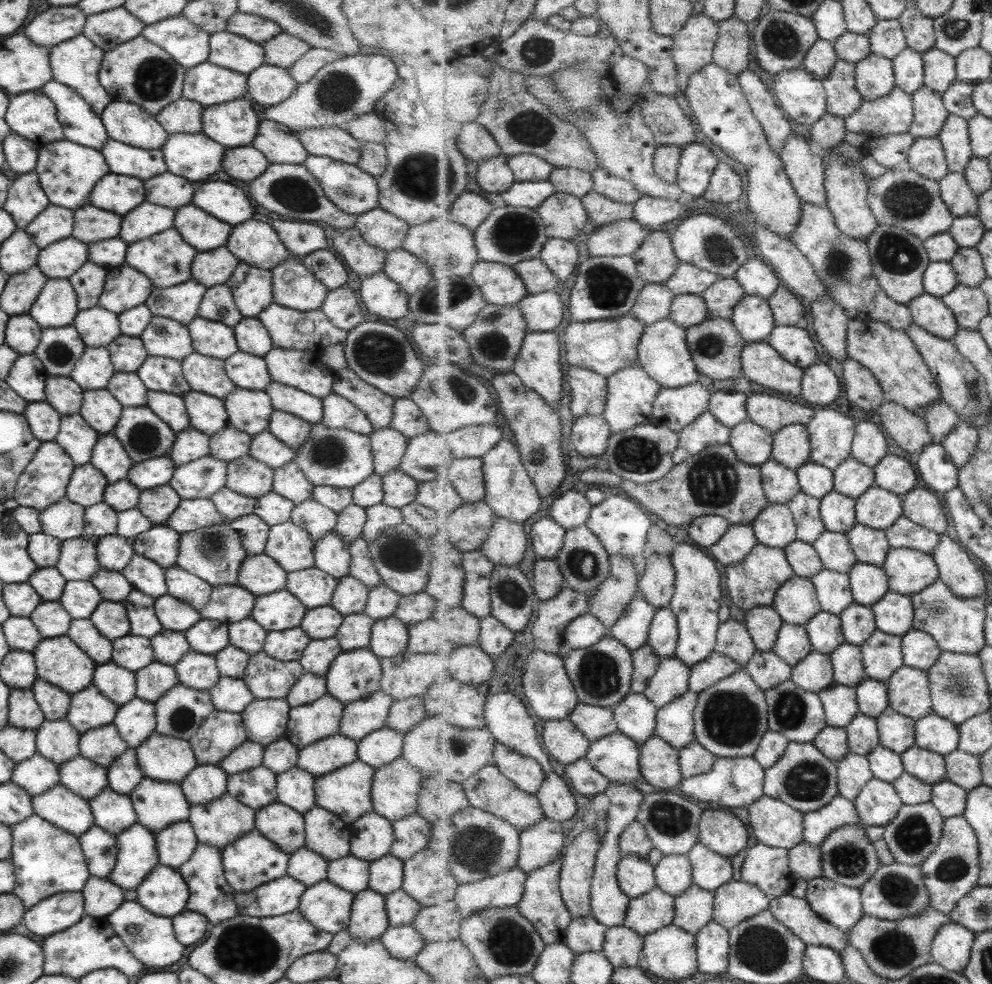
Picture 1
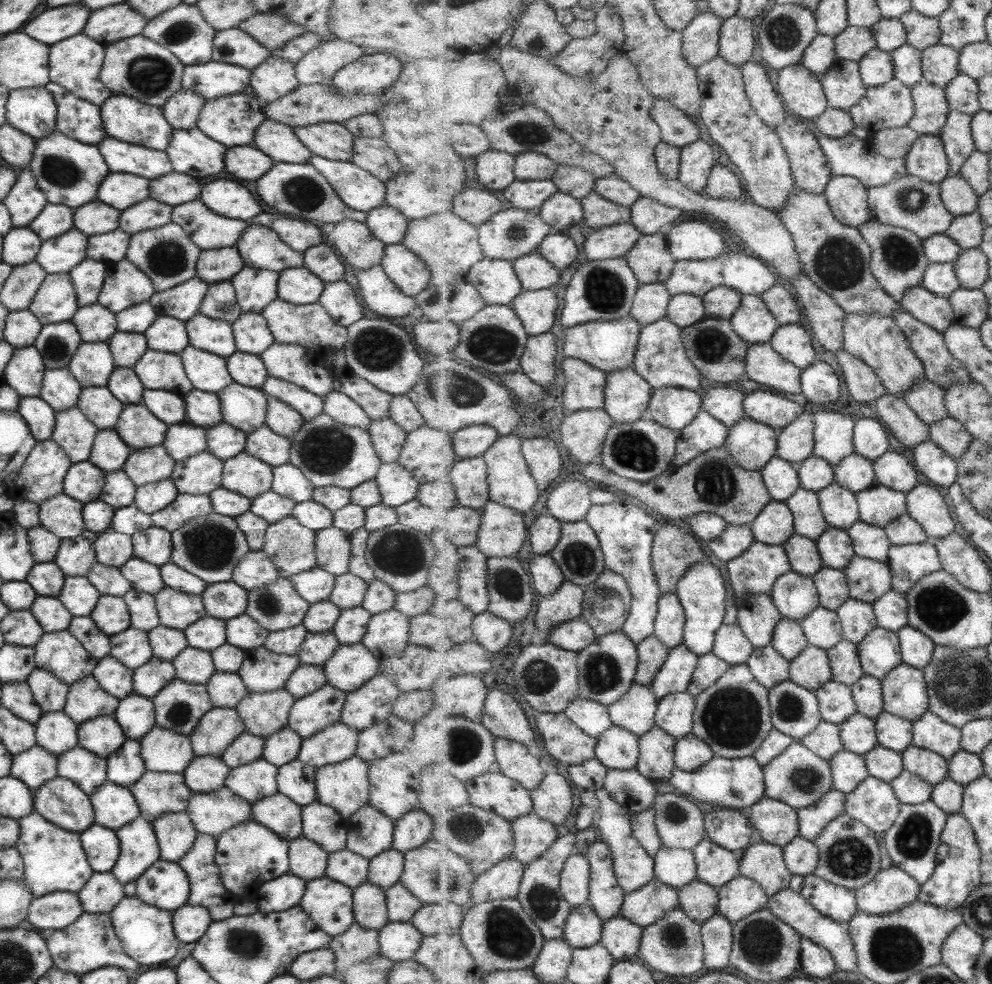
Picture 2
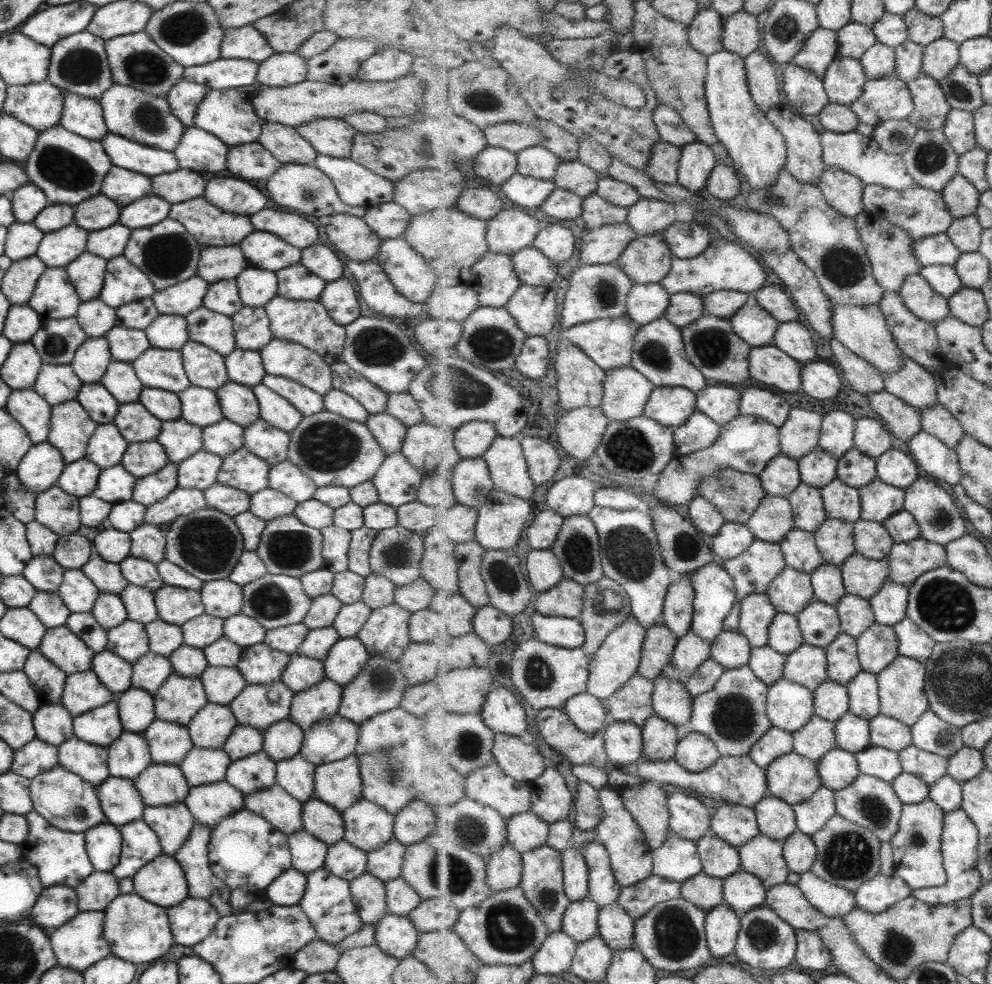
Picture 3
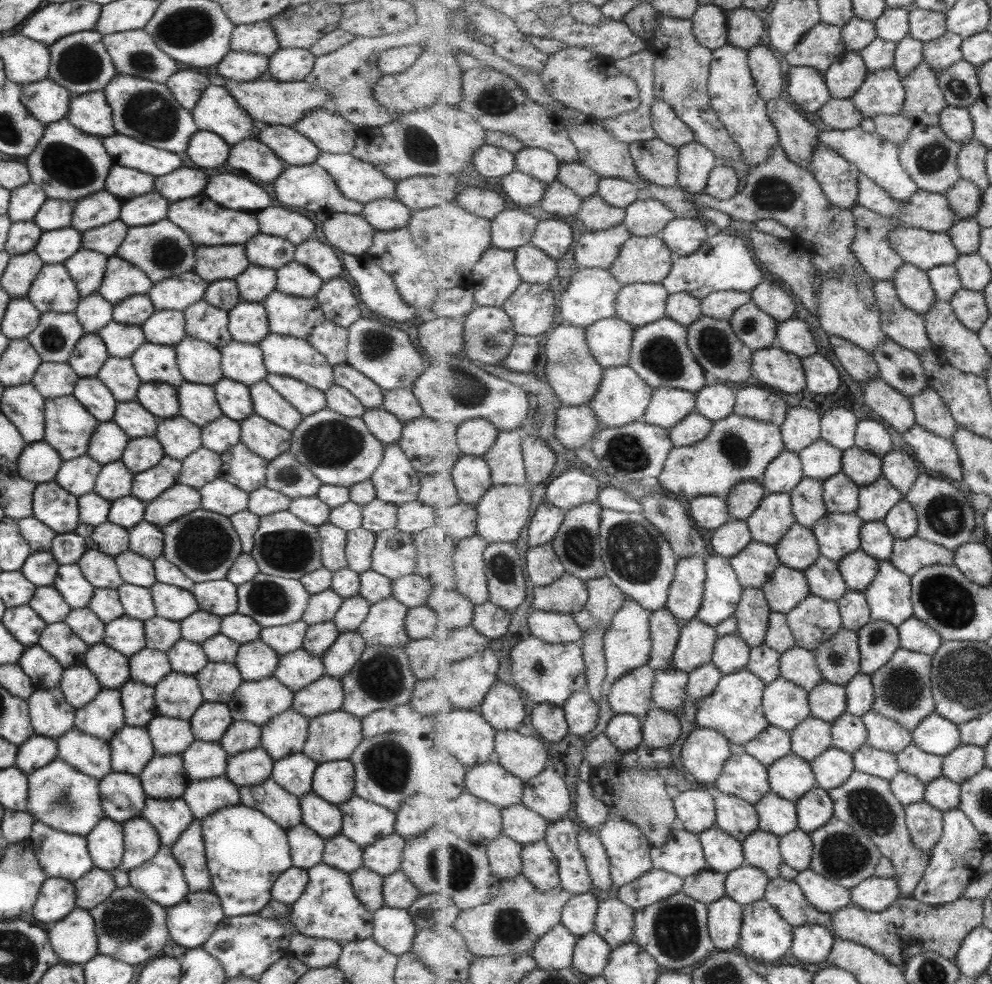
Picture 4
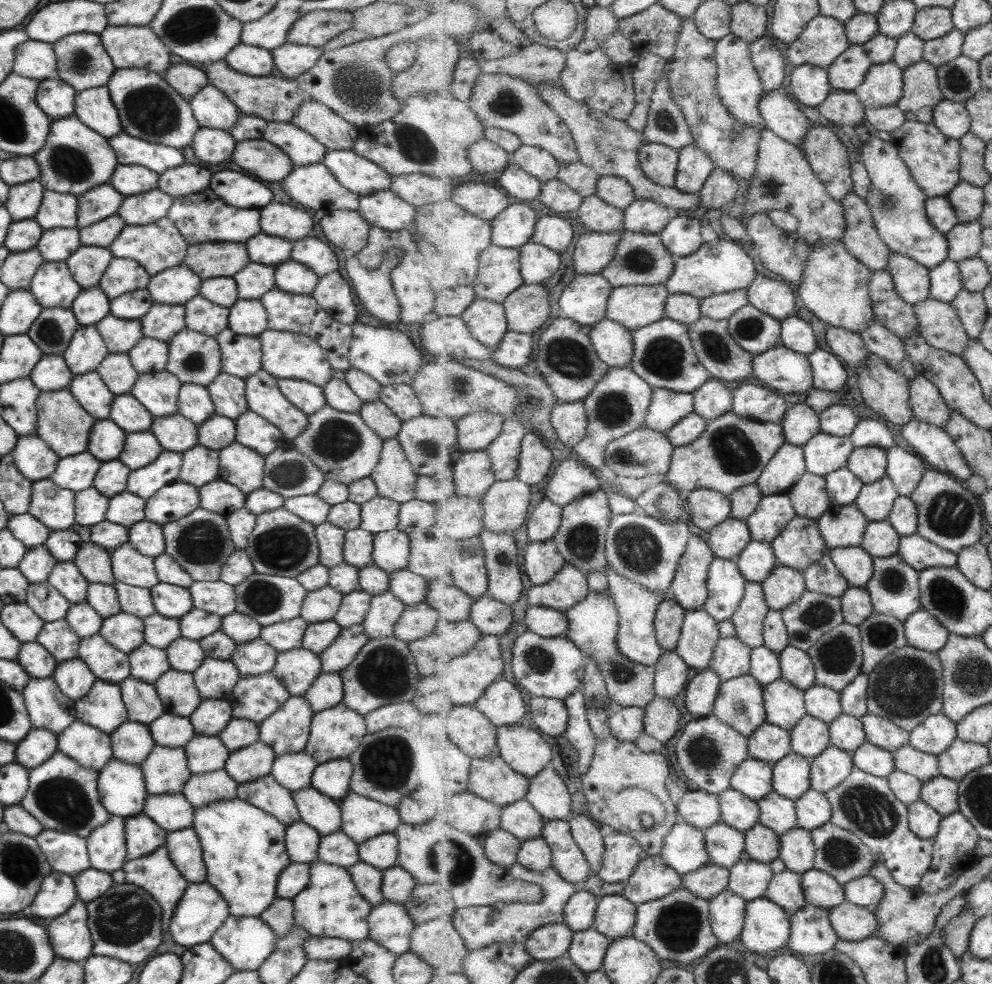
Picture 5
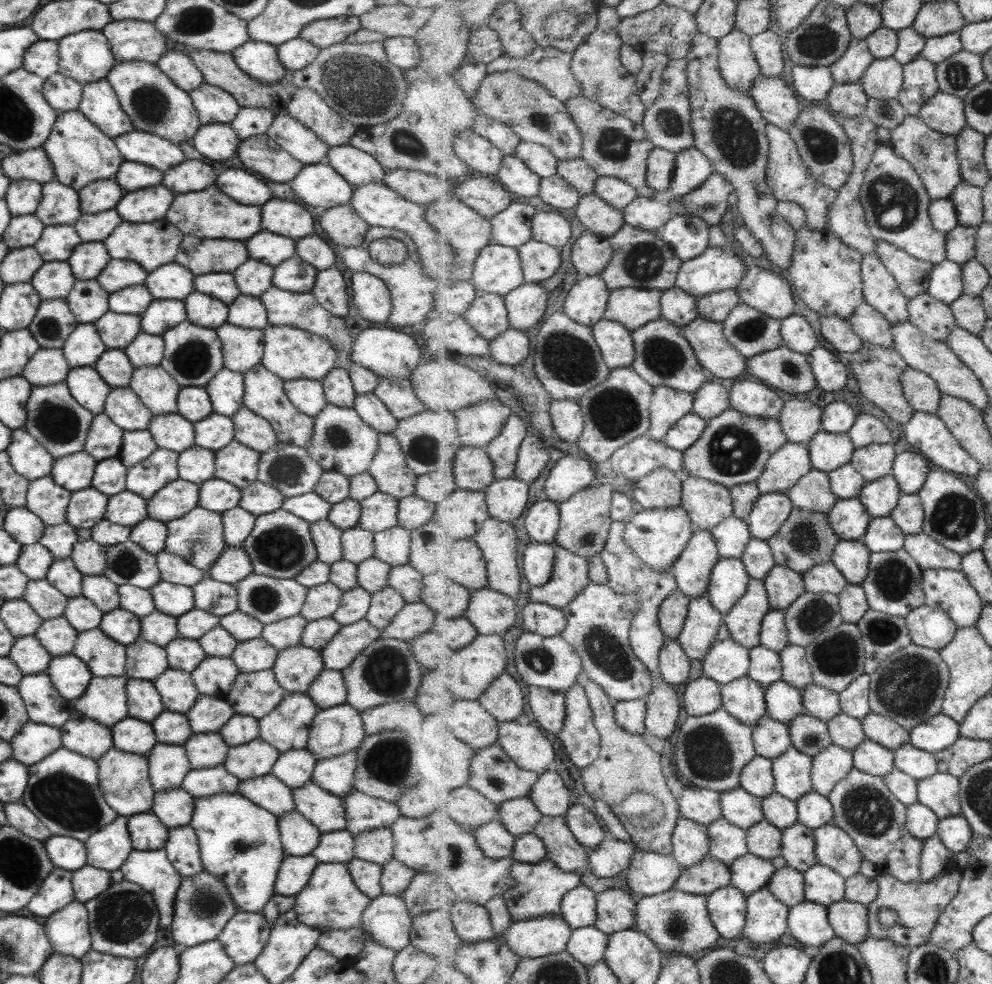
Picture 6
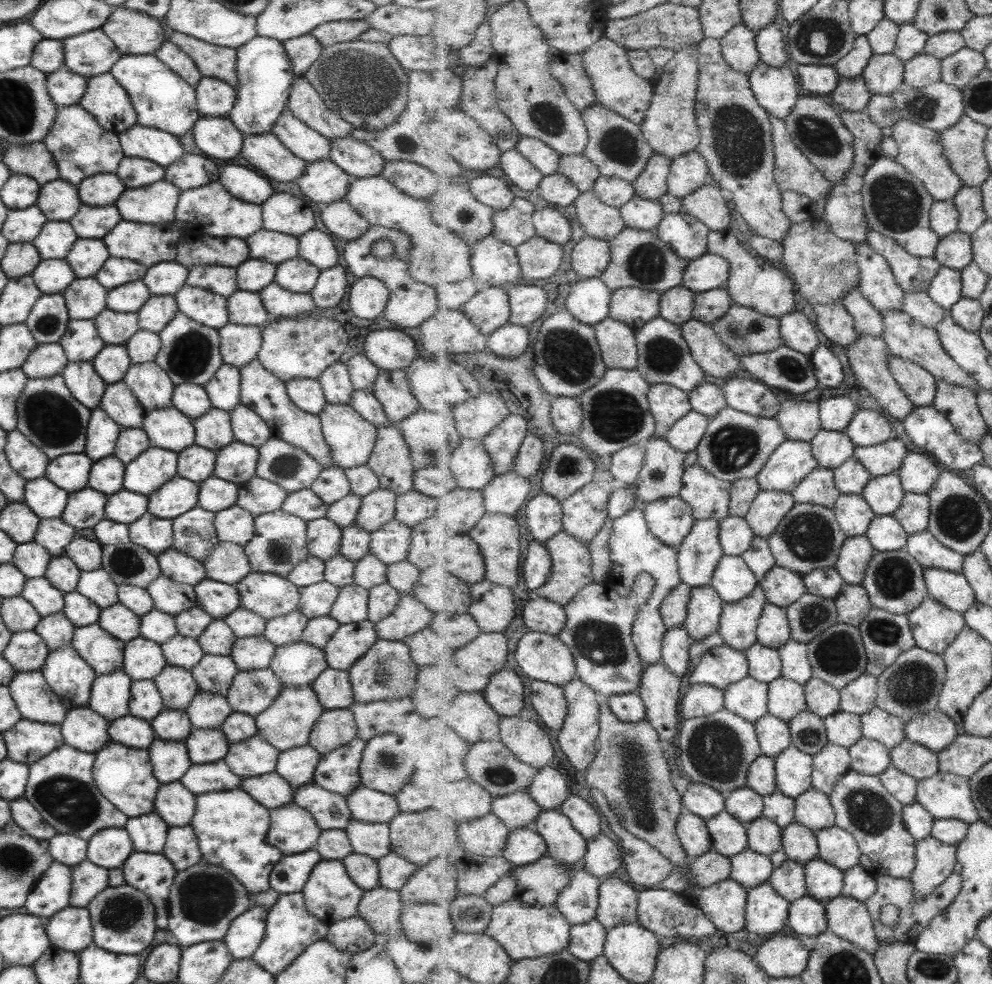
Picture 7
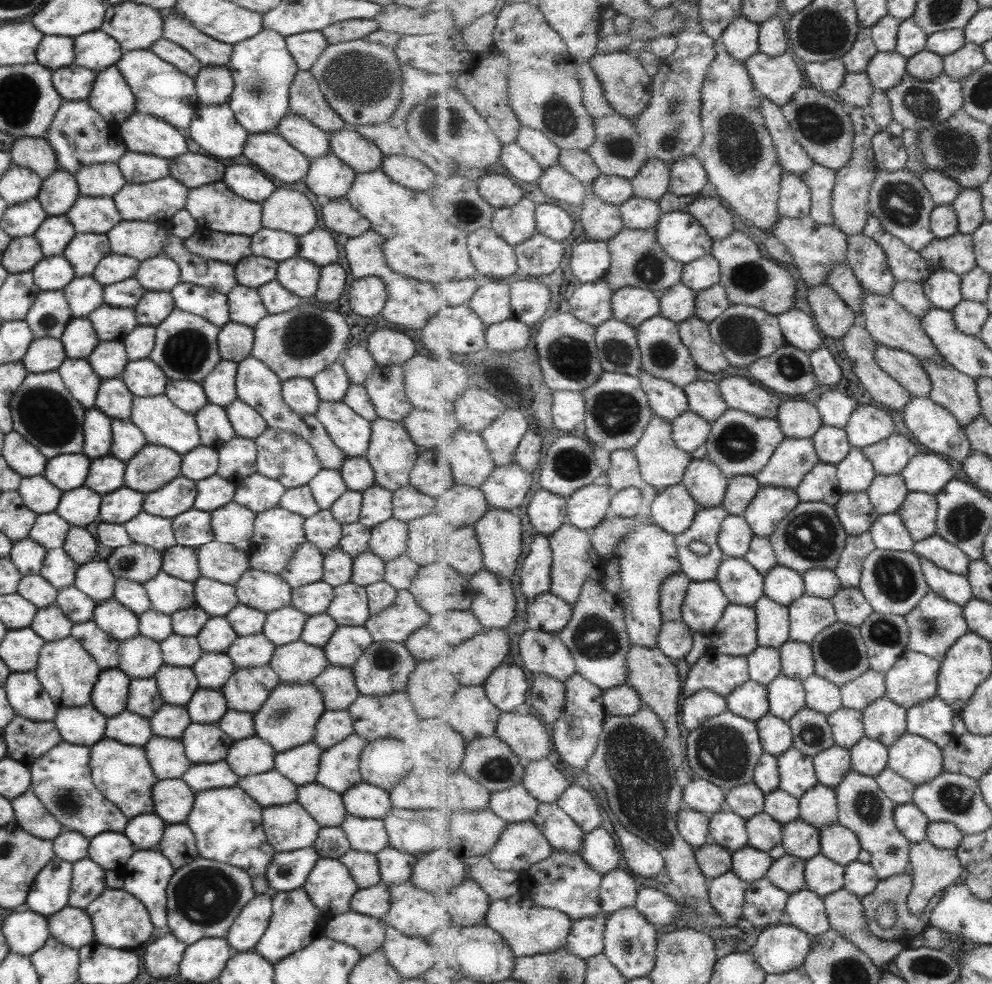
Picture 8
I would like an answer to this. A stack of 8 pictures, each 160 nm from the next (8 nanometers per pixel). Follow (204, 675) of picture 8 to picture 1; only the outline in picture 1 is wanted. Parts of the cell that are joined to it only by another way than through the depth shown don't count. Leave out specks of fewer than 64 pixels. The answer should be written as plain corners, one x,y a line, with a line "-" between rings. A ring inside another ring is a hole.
220,676
208,690
215,711
240,714
254,700
242,679

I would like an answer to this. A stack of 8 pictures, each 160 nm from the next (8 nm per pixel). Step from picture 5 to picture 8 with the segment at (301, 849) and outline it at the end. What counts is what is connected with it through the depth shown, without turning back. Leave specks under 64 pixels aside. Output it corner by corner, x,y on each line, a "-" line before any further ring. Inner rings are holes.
299,803
262,808
261,826
275,852
291,852
313,846
320,826

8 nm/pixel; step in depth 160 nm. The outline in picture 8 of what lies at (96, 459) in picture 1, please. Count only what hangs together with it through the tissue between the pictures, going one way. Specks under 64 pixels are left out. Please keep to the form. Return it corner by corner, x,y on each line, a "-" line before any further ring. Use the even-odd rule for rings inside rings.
95,408
85,409
83,447
81,453
89,460
108,456
111,445
111,419

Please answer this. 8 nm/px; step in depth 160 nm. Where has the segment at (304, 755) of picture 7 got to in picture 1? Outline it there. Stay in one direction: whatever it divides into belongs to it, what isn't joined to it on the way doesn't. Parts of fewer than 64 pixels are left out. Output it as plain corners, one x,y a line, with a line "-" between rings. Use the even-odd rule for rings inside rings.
296,766
276,775
276,800
301,814
316,806
314,776

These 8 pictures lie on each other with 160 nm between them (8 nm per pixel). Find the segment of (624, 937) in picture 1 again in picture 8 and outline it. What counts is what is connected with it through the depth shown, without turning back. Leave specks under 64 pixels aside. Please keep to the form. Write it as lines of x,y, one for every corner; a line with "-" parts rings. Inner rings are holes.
615,869
608,872
600,888
601,907
604,915
636,906
640,885
635,882
633,873

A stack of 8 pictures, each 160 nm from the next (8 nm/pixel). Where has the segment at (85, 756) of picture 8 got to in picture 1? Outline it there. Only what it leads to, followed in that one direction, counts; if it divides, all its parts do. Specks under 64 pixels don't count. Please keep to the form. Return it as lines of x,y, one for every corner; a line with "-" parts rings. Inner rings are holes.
55,785
39,796
32,796
31,804
33,814
75,837
94,825
88,801
64,786

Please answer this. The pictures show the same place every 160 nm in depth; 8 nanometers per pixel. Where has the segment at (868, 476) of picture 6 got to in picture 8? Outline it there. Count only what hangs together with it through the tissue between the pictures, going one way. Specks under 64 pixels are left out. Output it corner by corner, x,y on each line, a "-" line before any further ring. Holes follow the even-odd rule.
896,432
889,439
861,448
861,451
873,462
878,475
902,475
909,462
921,454
919,446

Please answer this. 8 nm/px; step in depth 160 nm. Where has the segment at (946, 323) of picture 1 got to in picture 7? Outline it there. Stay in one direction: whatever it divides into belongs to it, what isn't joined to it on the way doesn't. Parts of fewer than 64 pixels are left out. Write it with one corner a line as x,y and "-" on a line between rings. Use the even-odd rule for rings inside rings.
869,230
866,242
888,260
897,282
906,292
928,292
942,267
941,261
935,257
913,256
892,237
877,231

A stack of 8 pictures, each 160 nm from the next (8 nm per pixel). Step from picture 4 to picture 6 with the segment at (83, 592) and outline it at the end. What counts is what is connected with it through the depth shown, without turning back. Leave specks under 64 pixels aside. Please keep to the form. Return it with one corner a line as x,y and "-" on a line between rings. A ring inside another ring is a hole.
69,557
54,559
47,570
45,580
66,598
82,594
82,575
74,568

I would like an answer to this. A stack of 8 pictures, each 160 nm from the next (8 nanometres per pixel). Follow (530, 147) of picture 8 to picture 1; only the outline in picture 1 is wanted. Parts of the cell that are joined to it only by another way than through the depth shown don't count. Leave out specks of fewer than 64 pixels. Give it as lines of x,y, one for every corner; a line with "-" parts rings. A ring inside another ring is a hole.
536,154
508,155
508,165
519,182
549,181
555,168
555,165

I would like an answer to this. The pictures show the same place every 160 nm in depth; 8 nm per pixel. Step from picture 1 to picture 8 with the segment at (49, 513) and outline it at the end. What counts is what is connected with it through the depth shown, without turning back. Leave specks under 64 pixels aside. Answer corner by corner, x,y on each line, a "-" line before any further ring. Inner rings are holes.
41,475
22,478
16,492
25,508
36,515
54,512
62,494

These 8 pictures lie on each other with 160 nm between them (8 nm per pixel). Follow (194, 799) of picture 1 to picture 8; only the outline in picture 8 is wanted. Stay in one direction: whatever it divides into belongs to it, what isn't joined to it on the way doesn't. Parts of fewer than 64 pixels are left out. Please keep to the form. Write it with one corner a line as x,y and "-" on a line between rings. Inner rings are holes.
189,723
183,731
180,741
183,743
185,756
192,764
211,764
223,760
233,744
215,724

